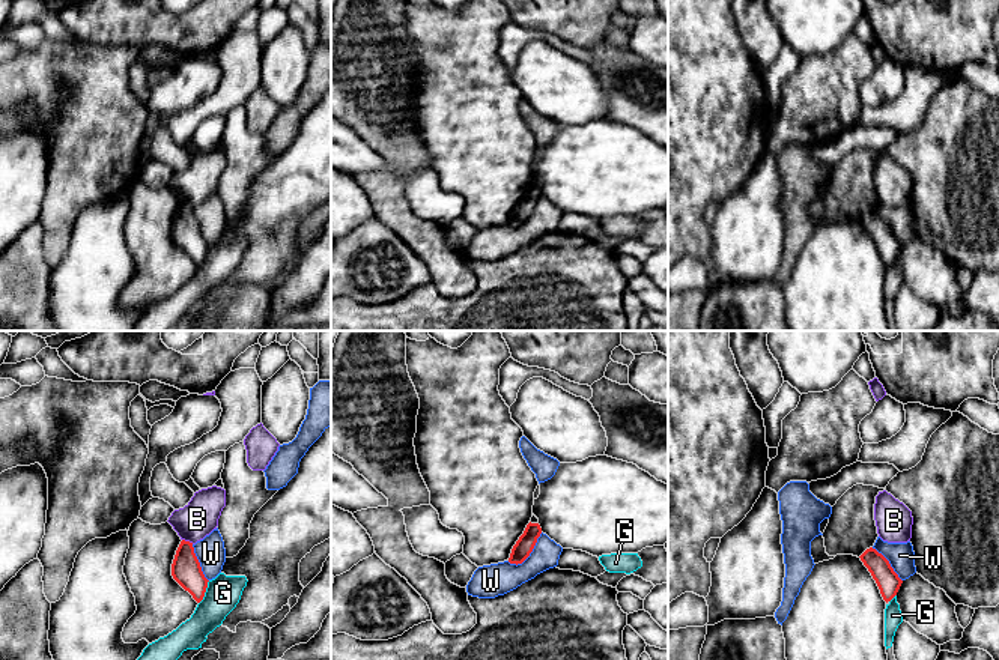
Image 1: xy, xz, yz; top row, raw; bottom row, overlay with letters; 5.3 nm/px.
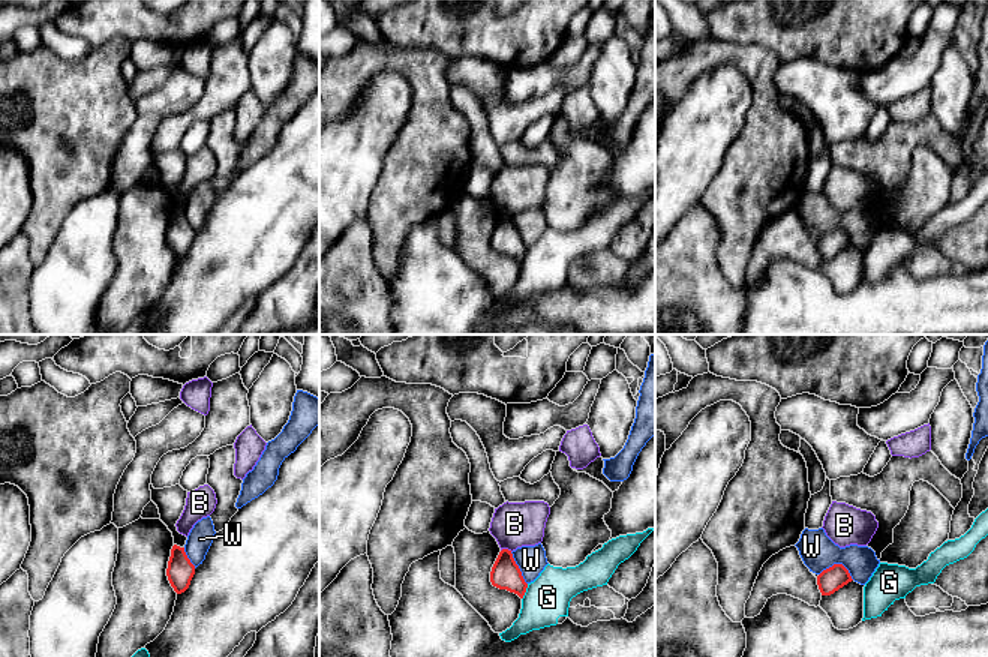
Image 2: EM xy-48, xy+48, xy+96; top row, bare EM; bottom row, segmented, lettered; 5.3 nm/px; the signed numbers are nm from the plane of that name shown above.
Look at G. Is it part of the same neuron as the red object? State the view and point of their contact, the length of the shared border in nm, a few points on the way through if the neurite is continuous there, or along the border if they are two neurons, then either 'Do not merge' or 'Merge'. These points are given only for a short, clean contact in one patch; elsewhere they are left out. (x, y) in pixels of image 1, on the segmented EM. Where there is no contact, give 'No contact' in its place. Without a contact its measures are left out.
Touches red at xy (205, 591). Shared border 140 nm. Boundary: xy (209, 581), (205, 596), (199, 603). Do not merge

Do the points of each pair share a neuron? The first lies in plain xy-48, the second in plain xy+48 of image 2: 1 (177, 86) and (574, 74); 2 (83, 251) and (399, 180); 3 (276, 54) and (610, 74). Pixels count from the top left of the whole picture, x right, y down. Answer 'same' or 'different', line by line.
1: same
2: different
3: same

